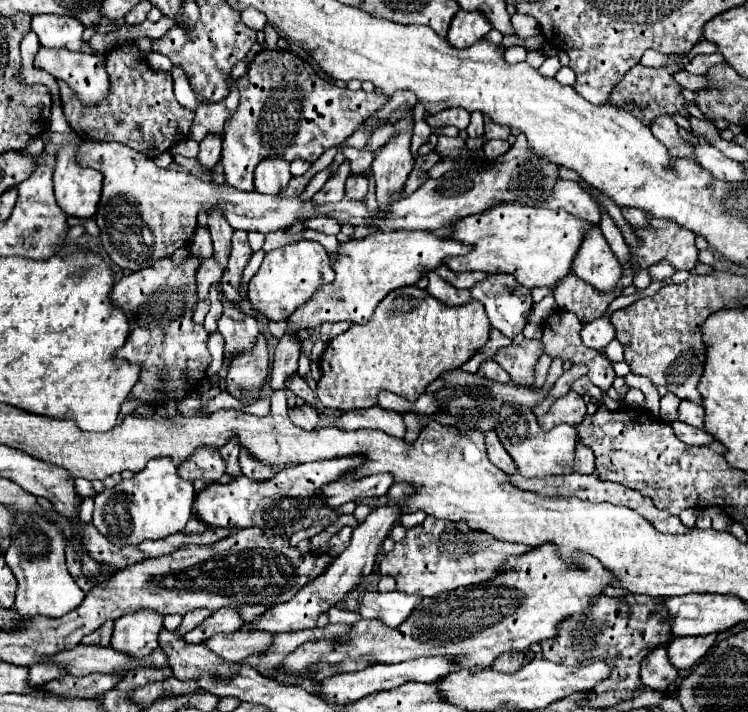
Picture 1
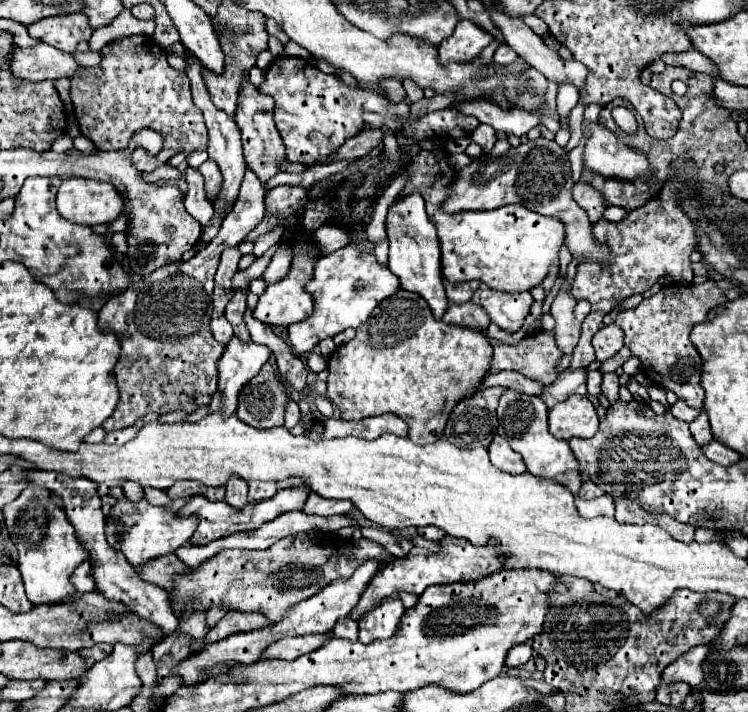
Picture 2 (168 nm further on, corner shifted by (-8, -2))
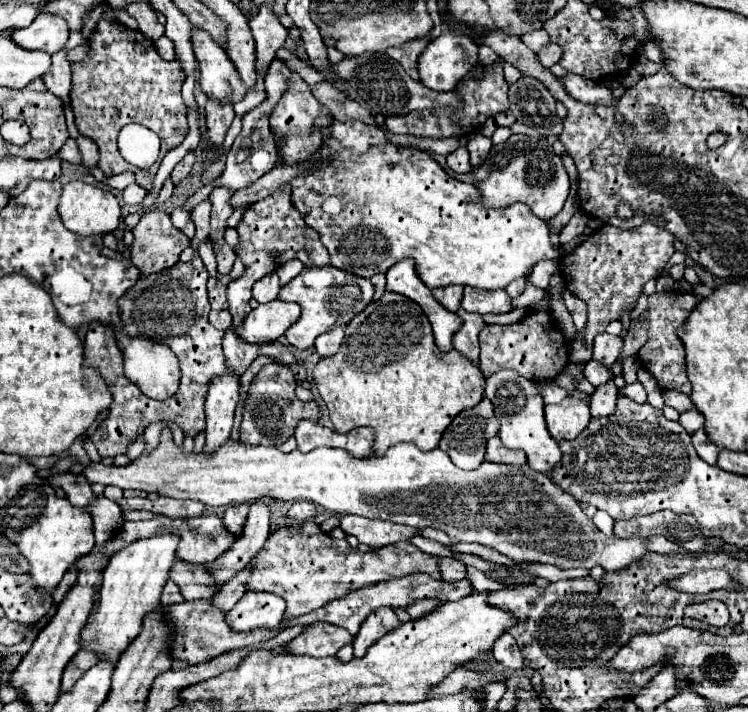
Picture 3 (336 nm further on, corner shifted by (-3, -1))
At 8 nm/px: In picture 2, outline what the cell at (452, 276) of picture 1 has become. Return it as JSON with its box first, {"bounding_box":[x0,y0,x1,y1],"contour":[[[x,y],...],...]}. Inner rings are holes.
{"bounding_box":[444,280,480,304],"contour":[[[472,280],[472,282],[460,282],[460,284],[452,284],[452,282],[444,282],[446,288],[446,298],[454,304],[464,304],[472,298],[474,290],[480,286],[480,282]]]}

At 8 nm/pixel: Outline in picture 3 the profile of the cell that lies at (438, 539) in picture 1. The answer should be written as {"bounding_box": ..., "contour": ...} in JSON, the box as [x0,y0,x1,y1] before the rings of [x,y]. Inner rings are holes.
{"bounding_box":[287,573,473,635],"contour":[[[411,573],[411,577],[401,577],[401,579],[393,579],[393,581],[379,581],[375,585],[365,585],[363,589],[355,589],[335,601],[329,601],[327,605],[323,605],[321,609],[315,609],[307,615],[301,617],[293,617],[287,619],[287,625],[313,625],[317,621],[325,621],[325,623],[333,623],[337,627],[347,629],[351,635],[355,635],[359,631],[359,625],[363,623],[363,619],[375,611],[377,607],[407,607],[411,601],[415,599],[423,599],[423,597],[435,597],[439,601],[457,601],[465,595],[473,593],[473,585],[469,579],[461,579],[461,581],[443,581],[443,579],[433,579],[427,577],[427,573]]]}

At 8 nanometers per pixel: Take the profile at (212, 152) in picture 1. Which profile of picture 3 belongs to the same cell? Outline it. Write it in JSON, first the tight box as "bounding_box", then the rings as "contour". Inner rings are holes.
{"bounding_box":[191,199,211,249],"contour":[[[209,199],[201,201],[201,203],[195,205],[193,211],[191,211],[191,217],[193,217],[195,227],[197,227],[195,237],[191,239],[191,247],[193,247],[193,249],[197,249],[199,241],[203,241],[203,239],[209,237],[209,213],[211,213],[211,201],[209,201]]]}

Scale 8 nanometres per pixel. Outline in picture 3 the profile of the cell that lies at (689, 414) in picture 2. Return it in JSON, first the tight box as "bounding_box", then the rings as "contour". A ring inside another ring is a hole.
{"bounding_box":[679,407,703,433],"contour":[[[693,407],[693,409],[683,411],[683,413],[679,415],[679,423],[687,429],[687,433],[695,433],[697,429],[703,427],[703,415]]]}

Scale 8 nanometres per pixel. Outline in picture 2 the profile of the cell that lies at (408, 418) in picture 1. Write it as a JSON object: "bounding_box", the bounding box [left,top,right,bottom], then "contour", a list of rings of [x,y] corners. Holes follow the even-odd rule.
{"bounding_box":[326,290,492,444],"contour":[[[398,290],[396,294],[380,302],[376,310],[372,310],[372,316],[368,318],[368,322],[364,322],[364,326],[356,328],[354,340],[338,346],[330,354],[326,396],[338,408],[342,420],[362,420],[392,412],[408,424],[408,438],[412,442],[432,444],[442,436],[456,402],[478,392],[478,386],[490,370],[490,360],[492,346],[484,332],[438,322],[422,296]]]}

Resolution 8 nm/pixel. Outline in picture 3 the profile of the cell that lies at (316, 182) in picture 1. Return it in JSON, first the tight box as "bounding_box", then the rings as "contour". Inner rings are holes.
{"bounding_box":[253,273,281,303],"contour":[[[269,273],[265,277],[261,277],[255,285],[253,285],[253,297],[259,301],[259,303],[265,303],[265,301],[271,301],[279,295],[279,289],[281,289],[281,283],[279,283],[279,277],[277,273]]]}

